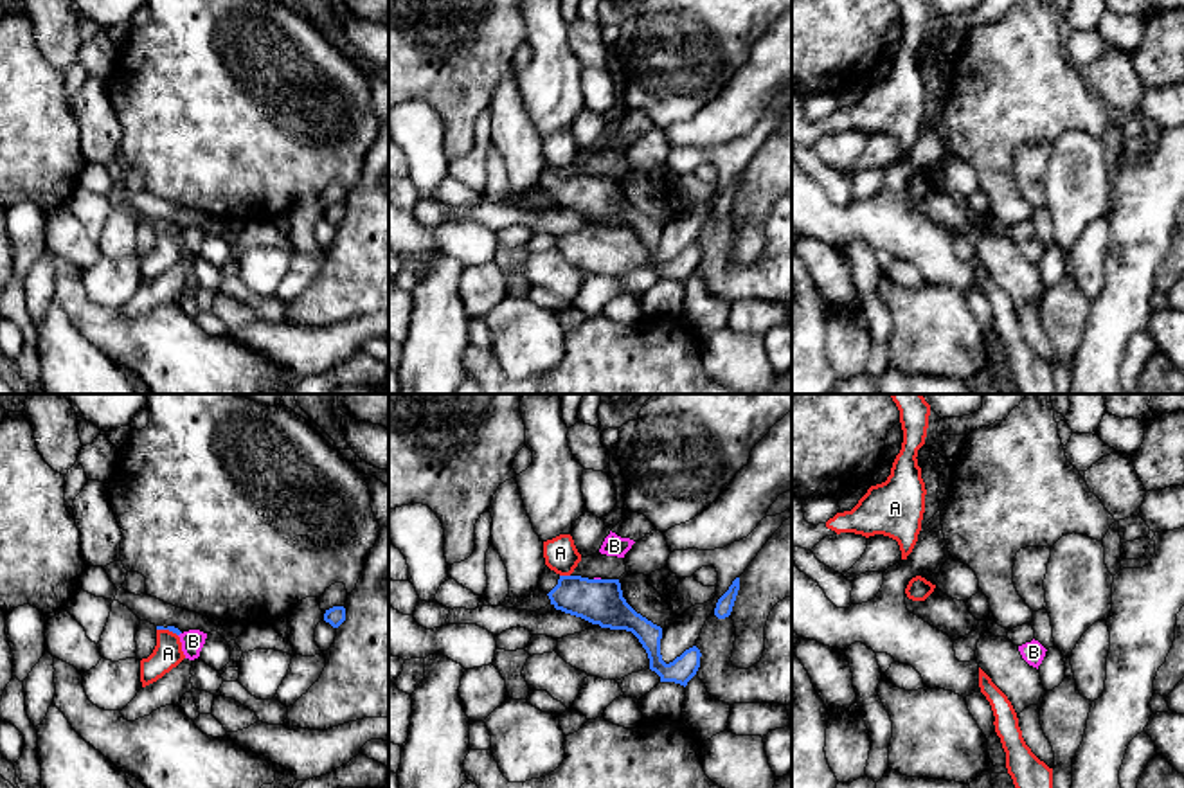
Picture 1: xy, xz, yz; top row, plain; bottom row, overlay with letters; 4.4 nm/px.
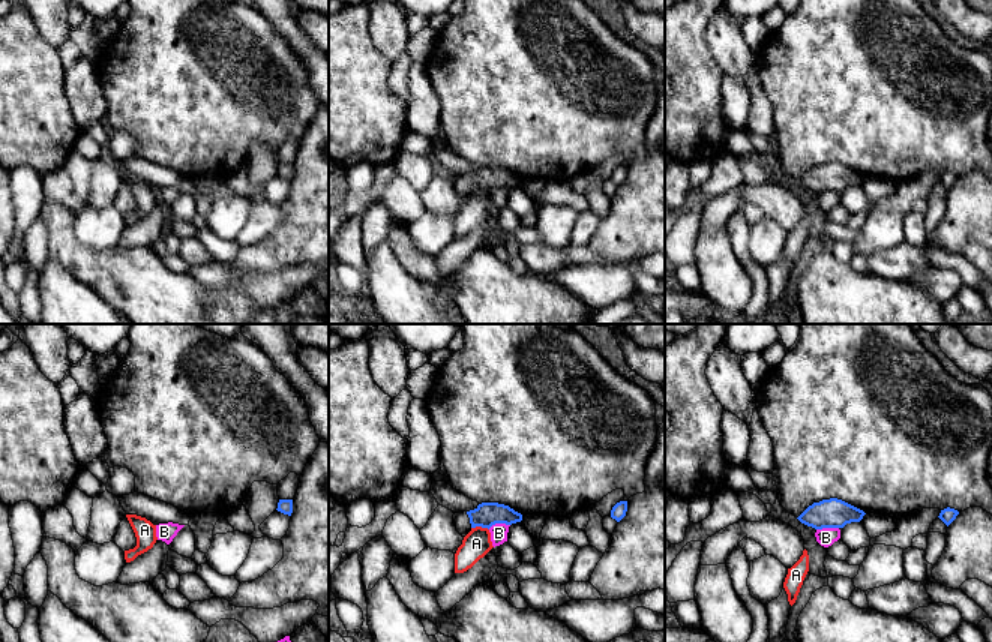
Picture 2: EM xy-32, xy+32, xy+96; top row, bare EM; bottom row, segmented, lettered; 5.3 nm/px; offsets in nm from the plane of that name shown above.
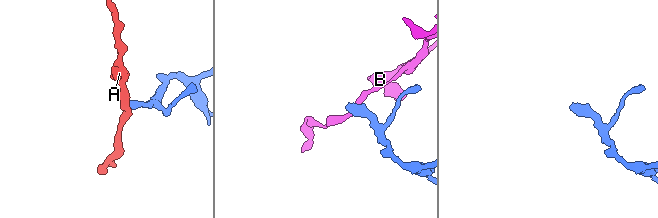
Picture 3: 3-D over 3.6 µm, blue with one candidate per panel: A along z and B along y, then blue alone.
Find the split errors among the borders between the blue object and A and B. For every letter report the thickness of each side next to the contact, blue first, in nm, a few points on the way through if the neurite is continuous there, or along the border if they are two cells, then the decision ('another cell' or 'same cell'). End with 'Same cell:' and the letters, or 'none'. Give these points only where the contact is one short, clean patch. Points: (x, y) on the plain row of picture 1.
A: 200 nm thick on the blue side, 150 nm on the other; border along xz (560, 171), (569, 173); another cell
B: 200 nm thick on the blue side, 20 nm on the other; border along xz (594, 175), (600, 177); another cell
Same cell: none

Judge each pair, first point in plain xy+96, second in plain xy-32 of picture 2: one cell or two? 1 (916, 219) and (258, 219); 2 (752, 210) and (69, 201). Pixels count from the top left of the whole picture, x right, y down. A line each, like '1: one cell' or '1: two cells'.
1: one cell
2: one cell

